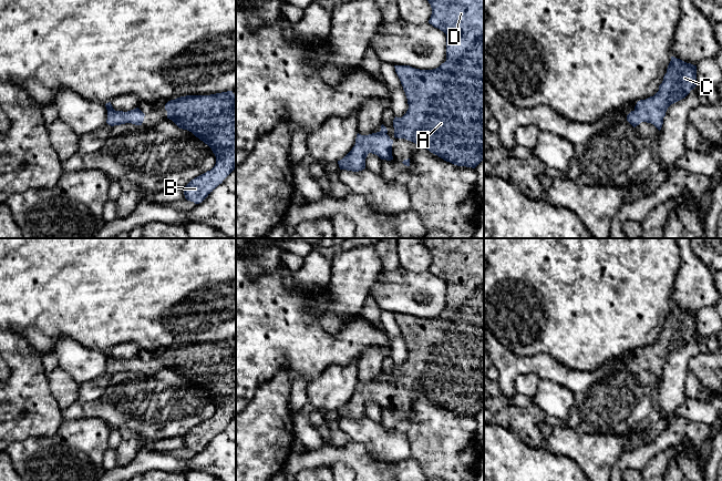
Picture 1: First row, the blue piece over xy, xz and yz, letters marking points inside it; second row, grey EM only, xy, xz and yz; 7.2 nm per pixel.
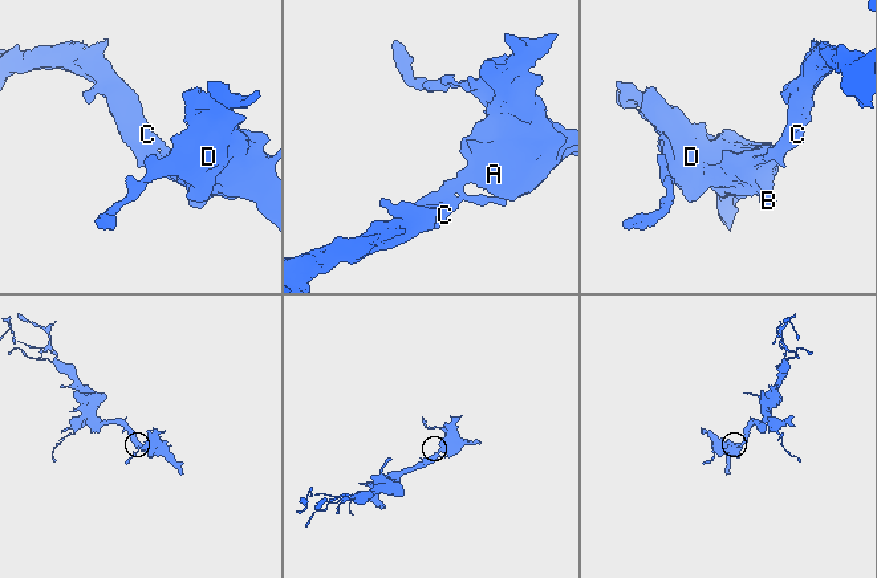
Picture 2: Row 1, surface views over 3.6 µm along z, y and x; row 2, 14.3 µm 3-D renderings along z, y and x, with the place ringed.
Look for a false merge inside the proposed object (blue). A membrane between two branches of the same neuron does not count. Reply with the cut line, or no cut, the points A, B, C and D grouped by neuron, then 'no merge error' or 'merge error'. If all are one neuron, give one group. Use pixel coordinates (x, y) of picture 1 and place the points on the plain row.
cut none; groups A B C D; no merge error

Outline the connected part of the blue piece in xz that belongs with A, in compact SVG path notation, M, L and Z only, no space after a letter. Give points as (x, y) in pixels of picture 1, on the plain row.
M419 238L427 247L432 256L429 272L446 283L446 309L433 318L420 318L410 314L394 314L395 320L405 340L409 357L402 366L394 366L394 386L405 387L424 396L446 410L457 415L475 417L484 409L484 238Z

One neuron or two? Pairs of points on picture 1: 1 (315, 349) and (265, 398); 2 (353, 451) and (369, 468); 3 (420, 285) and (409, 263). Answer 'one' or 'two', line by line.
1: two
2: one
3: two

